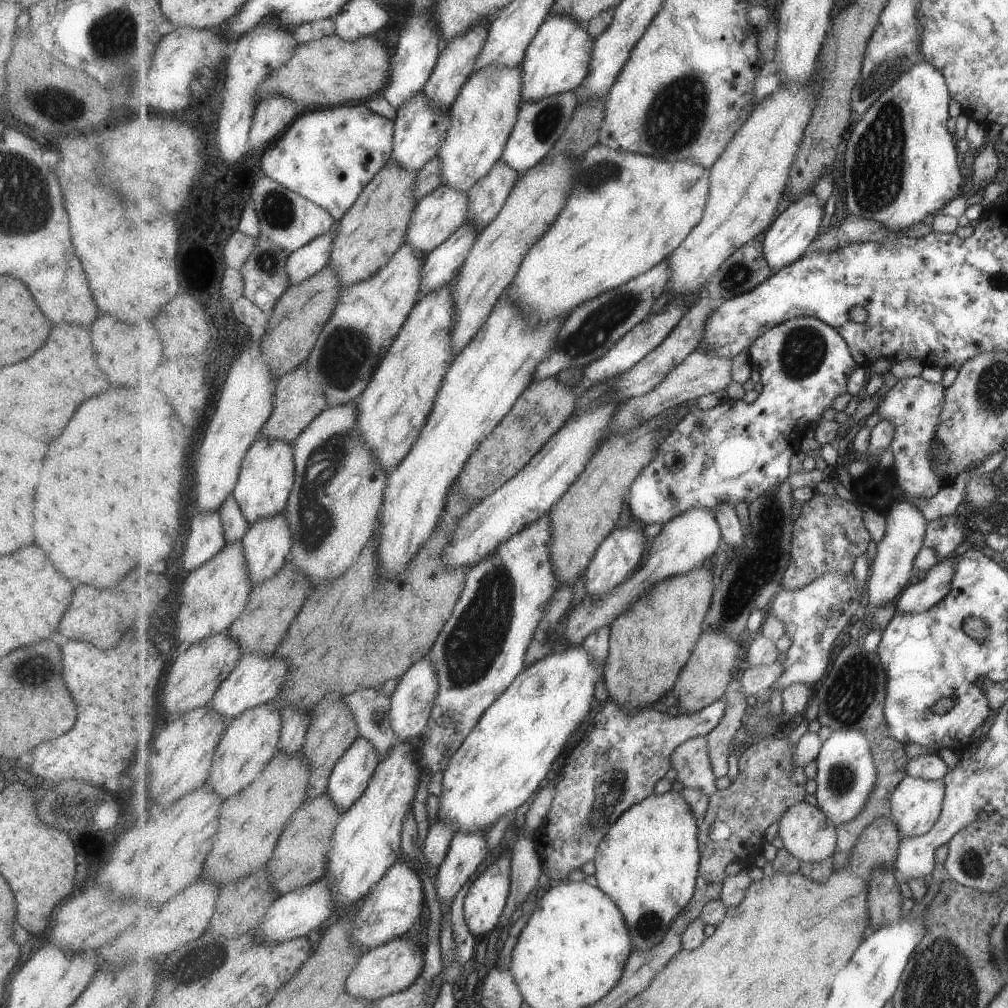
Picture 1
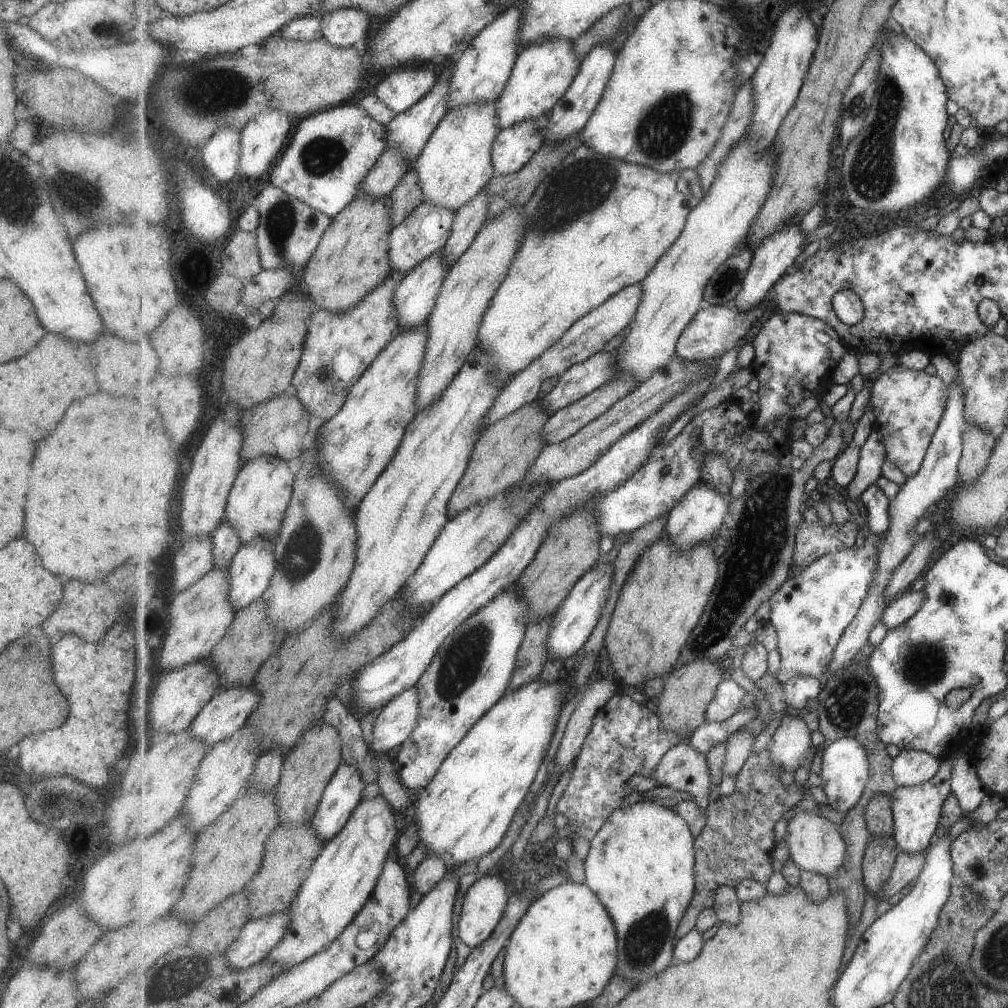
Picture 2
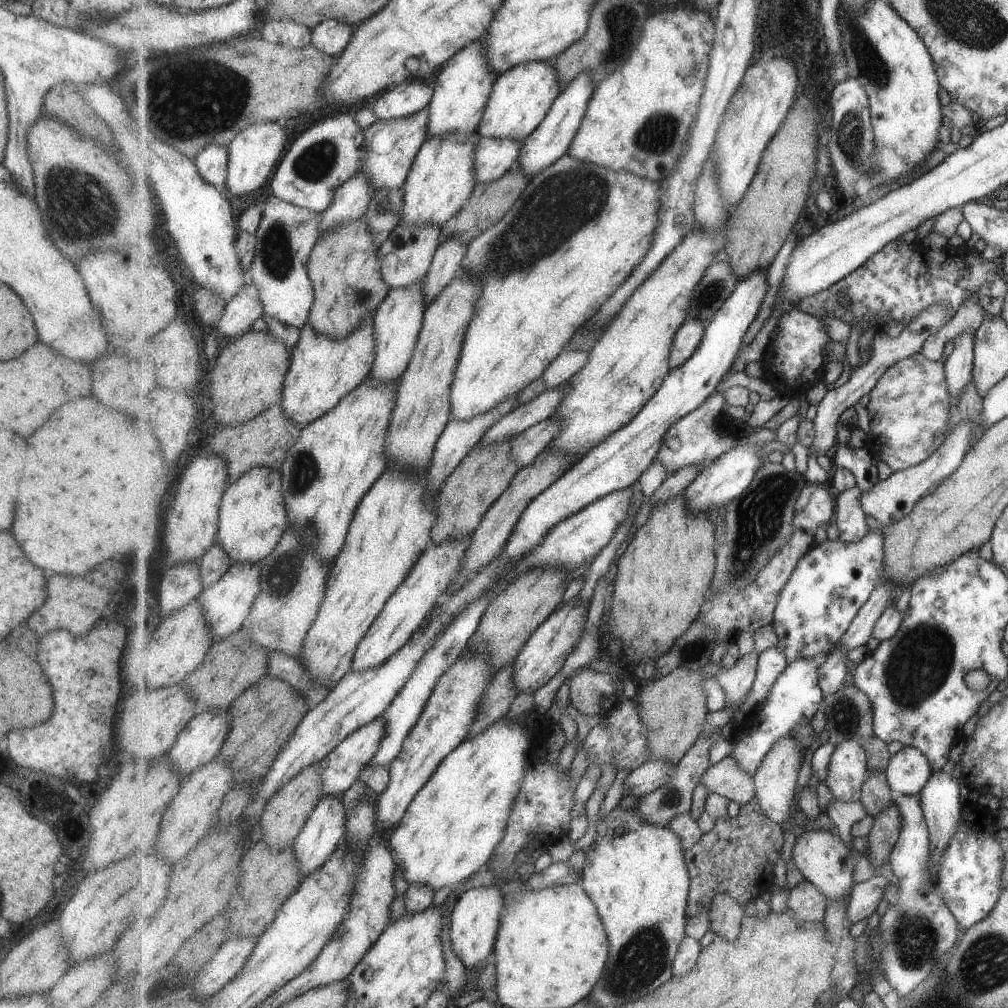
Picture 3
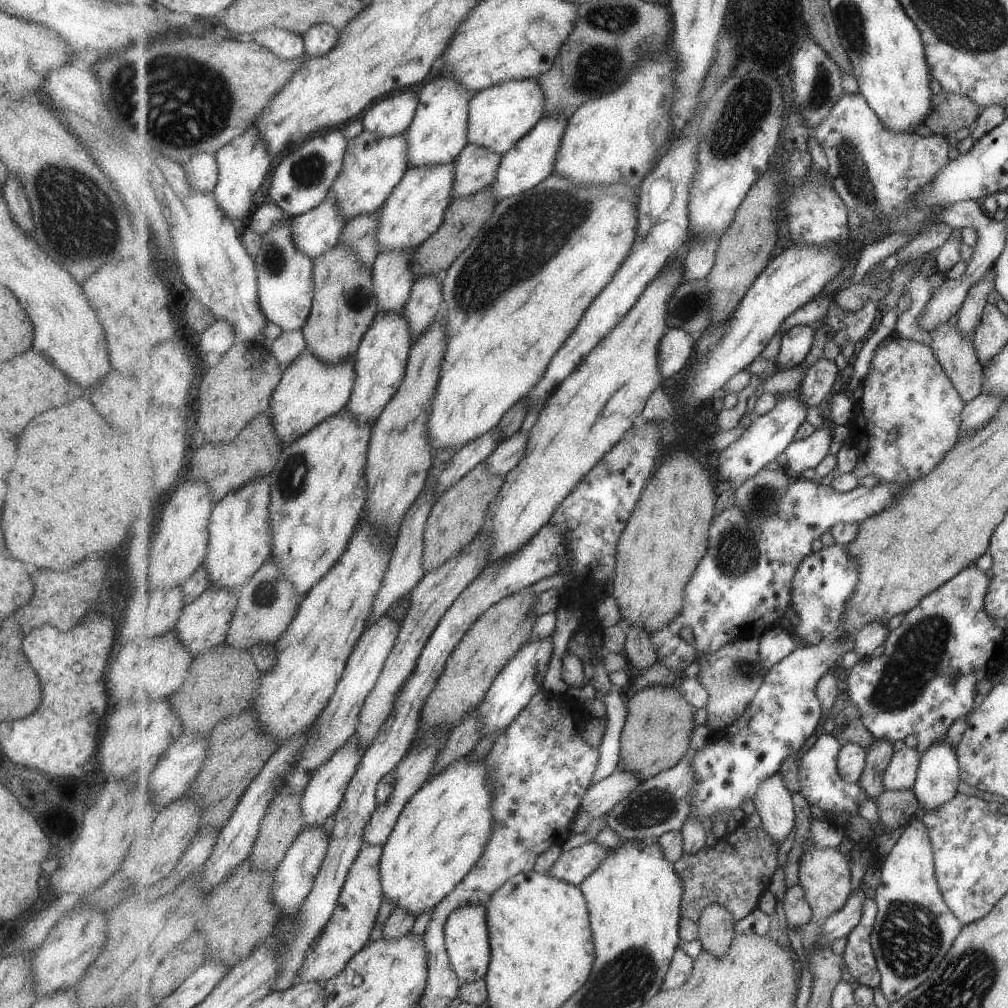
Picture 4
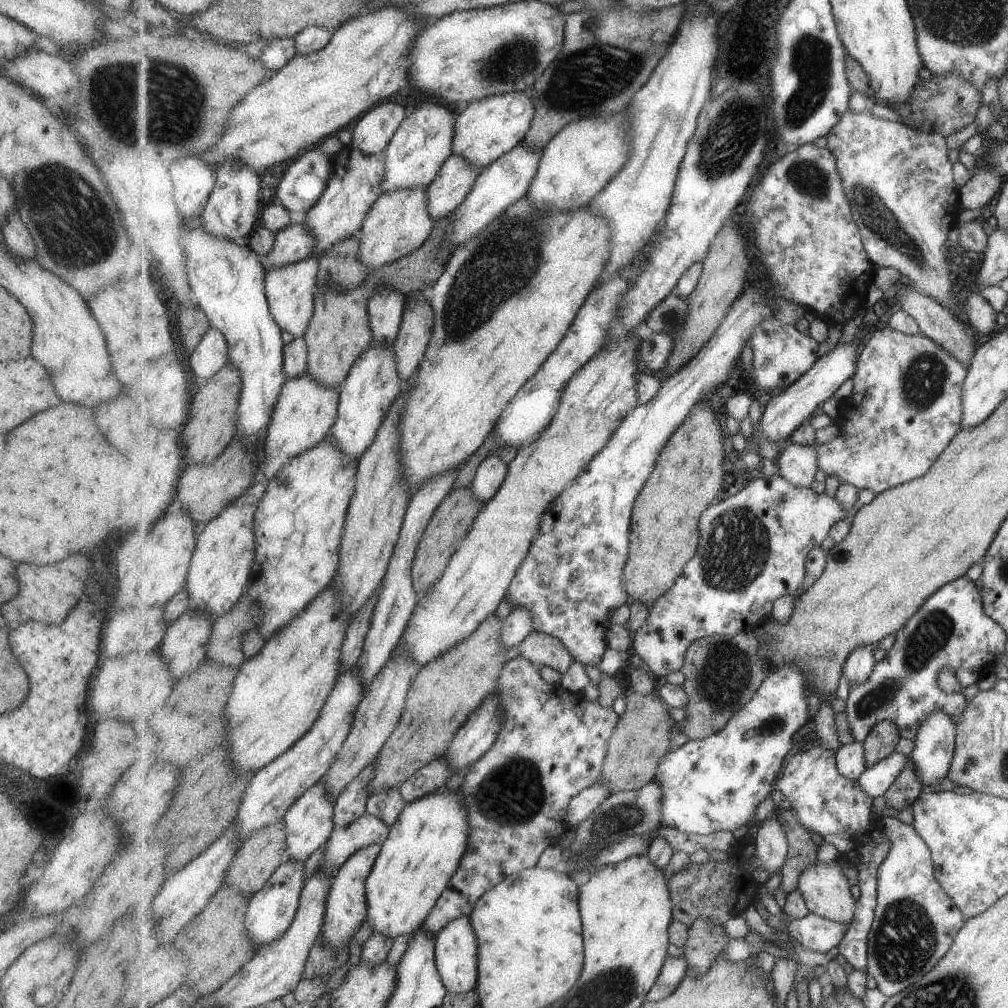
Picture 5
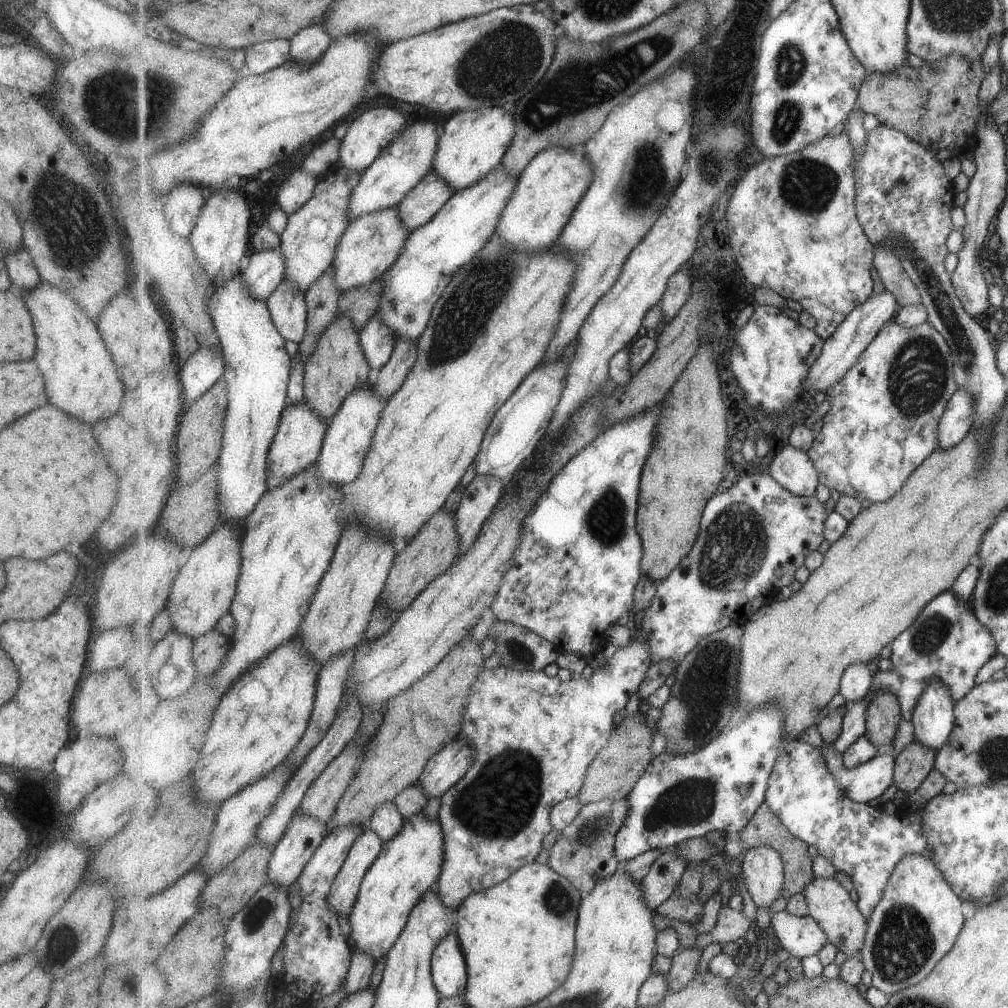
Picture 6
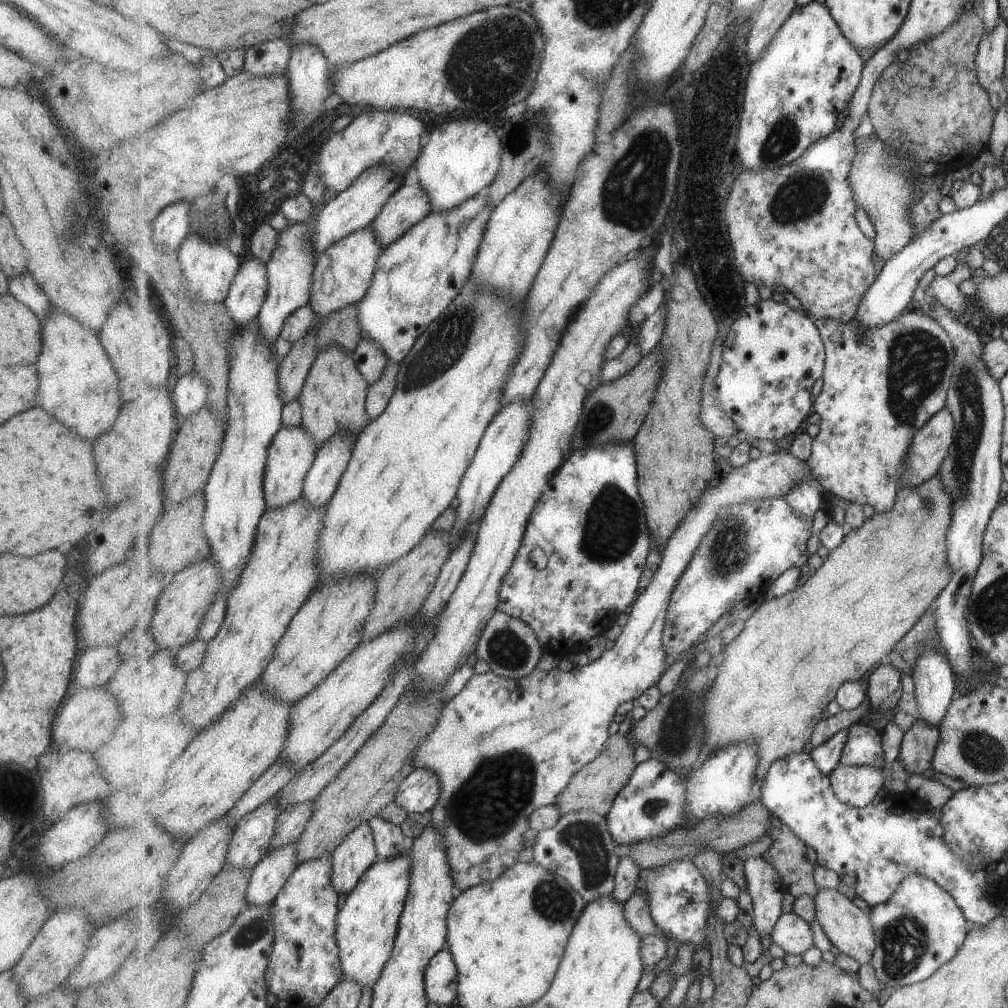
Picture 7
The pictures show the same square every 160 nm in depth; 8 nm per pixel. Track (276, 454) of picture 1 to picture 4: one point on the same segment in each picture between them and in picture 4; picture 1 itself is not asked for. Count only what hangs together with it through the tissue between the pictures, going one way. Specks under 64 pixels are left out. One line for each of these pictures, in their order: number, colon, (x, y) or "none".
2: (257, 505)
3: (253, 517)
4: (241, 541)

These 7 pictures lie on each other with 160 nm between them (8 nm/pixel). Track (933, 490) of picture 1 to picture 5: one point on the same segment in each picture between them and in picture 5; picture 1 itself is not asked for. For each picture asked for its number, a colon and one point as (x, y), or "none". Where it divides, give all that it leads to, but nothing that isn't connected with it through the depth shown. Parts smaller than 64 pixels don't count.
2: (908, 405)
3: (909, 408)
4: (908, 417)
5: (905, 407)

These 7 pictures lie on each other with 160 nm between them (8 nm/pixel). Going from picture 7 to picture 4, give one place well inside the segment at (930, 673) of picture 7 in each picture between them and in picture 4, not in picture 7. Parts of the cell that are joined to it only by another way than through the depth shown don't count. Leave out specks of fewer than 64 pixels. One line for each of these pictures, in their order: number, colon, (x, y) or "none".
4: (938, 776)
5: (935, 745)
6: (933, 721)

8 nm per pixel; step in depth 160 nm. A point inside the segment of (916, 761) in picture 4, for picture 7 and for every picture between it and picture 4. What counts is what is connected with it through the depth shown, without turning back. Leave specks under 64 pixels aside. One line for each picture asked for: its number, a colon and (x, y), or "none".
5: (876, 780)
6: (862, 784)
7: (857, 785)

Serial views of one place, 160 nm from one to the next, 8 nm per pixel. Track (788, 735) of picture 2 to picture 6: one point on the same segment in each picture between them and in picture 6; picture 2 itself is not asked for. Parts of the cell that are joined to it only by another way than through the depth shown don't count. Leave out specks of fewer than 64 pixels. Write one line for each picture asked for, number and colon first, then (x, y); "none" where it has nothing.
3: (776, 780)
4: (775, 804)
5: (772, 847)
6: (763, 872)

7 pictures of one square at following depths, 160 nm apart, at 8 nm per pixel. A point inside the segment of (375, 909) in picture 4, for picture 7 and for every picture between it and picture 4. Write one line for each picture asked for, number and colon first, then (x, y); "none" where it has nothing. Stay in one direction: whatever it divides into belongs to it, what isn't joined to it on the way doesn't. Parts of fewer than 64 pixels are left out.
5: (347, 905)
6: (367, 848)
7: (357, 853)

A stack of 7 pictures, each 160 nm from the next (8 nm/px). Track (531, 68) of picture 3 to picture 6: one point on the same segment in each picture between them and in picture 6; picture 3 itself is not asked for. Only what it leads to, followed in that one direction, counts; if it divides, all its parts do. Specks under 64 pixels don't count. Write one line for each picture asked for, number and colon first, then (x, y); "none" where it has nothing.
4: (500, 116)
5: (486, 130)
6: (474, 142)

